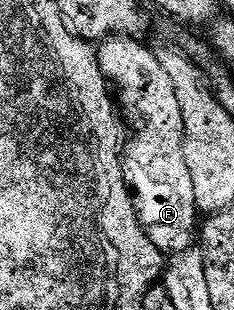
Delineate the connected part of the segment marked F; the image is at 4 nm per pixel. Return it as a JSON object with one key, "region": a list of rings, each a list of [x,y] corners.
{"region":[[[122,34],[104,39],[97,48],[99,69],[114,87],[115,84],[119,87],[124,102],[131,107],[139,123],[139,129],[131,145],[128,148],[126,145],[122,157],[123,179],[131,189],[139,224],[159,252],[174,254],[192,247],[196,241],[201,213],[195,207],[193,177],[189,175],[189,162],[185,162],[183,119],[177,90],[173,90],[169,74],[165,74],[154,51],[150,47],[147,49],[141,41]]]}

